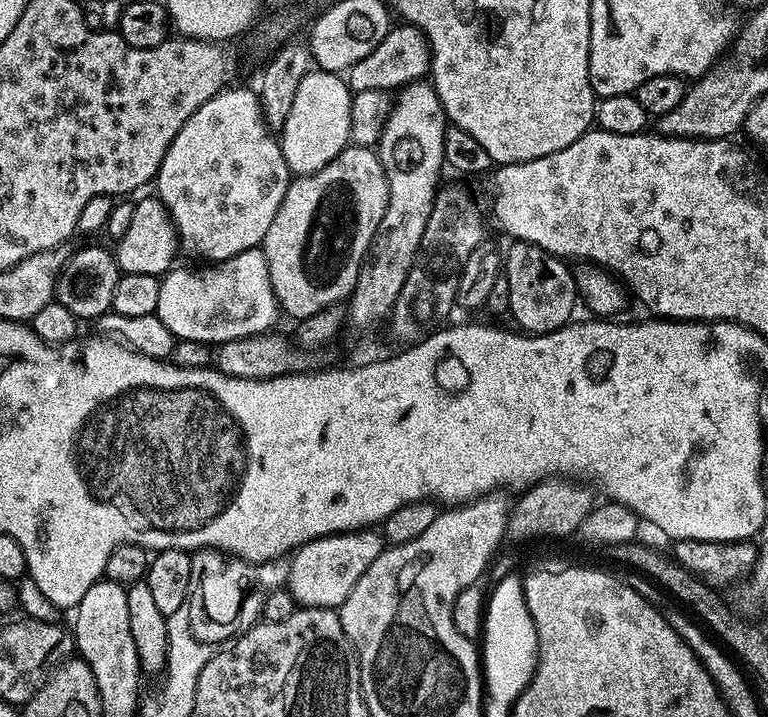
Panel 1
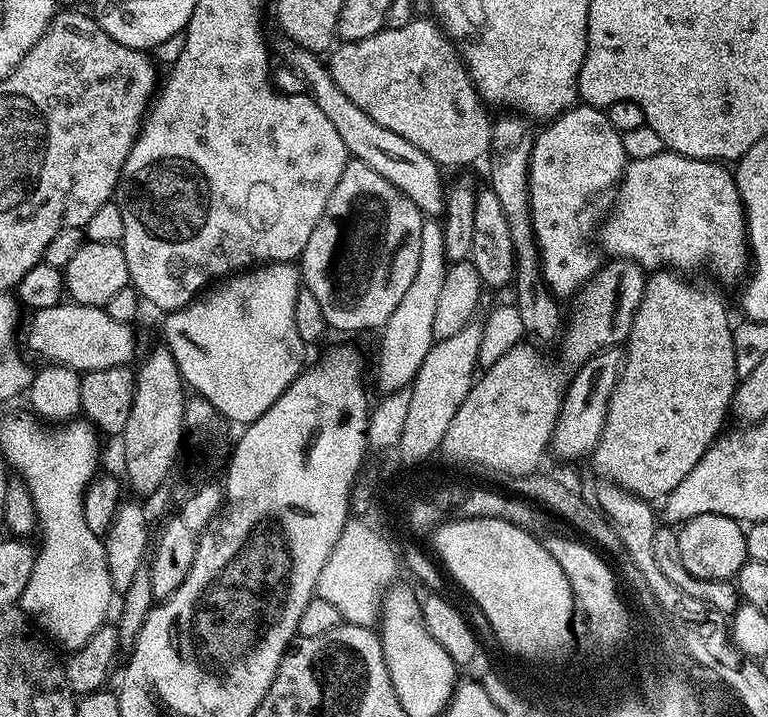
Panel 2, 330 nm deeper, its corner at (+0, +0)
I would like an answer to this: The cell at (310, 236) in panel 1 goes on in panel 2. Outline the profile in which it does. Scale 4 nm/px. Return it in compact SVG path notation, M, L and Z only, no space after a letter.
M349 159L298 261L303 287L316 299L330 327L340 332L384 327L418 271L425 219L420 208L378 170Z

